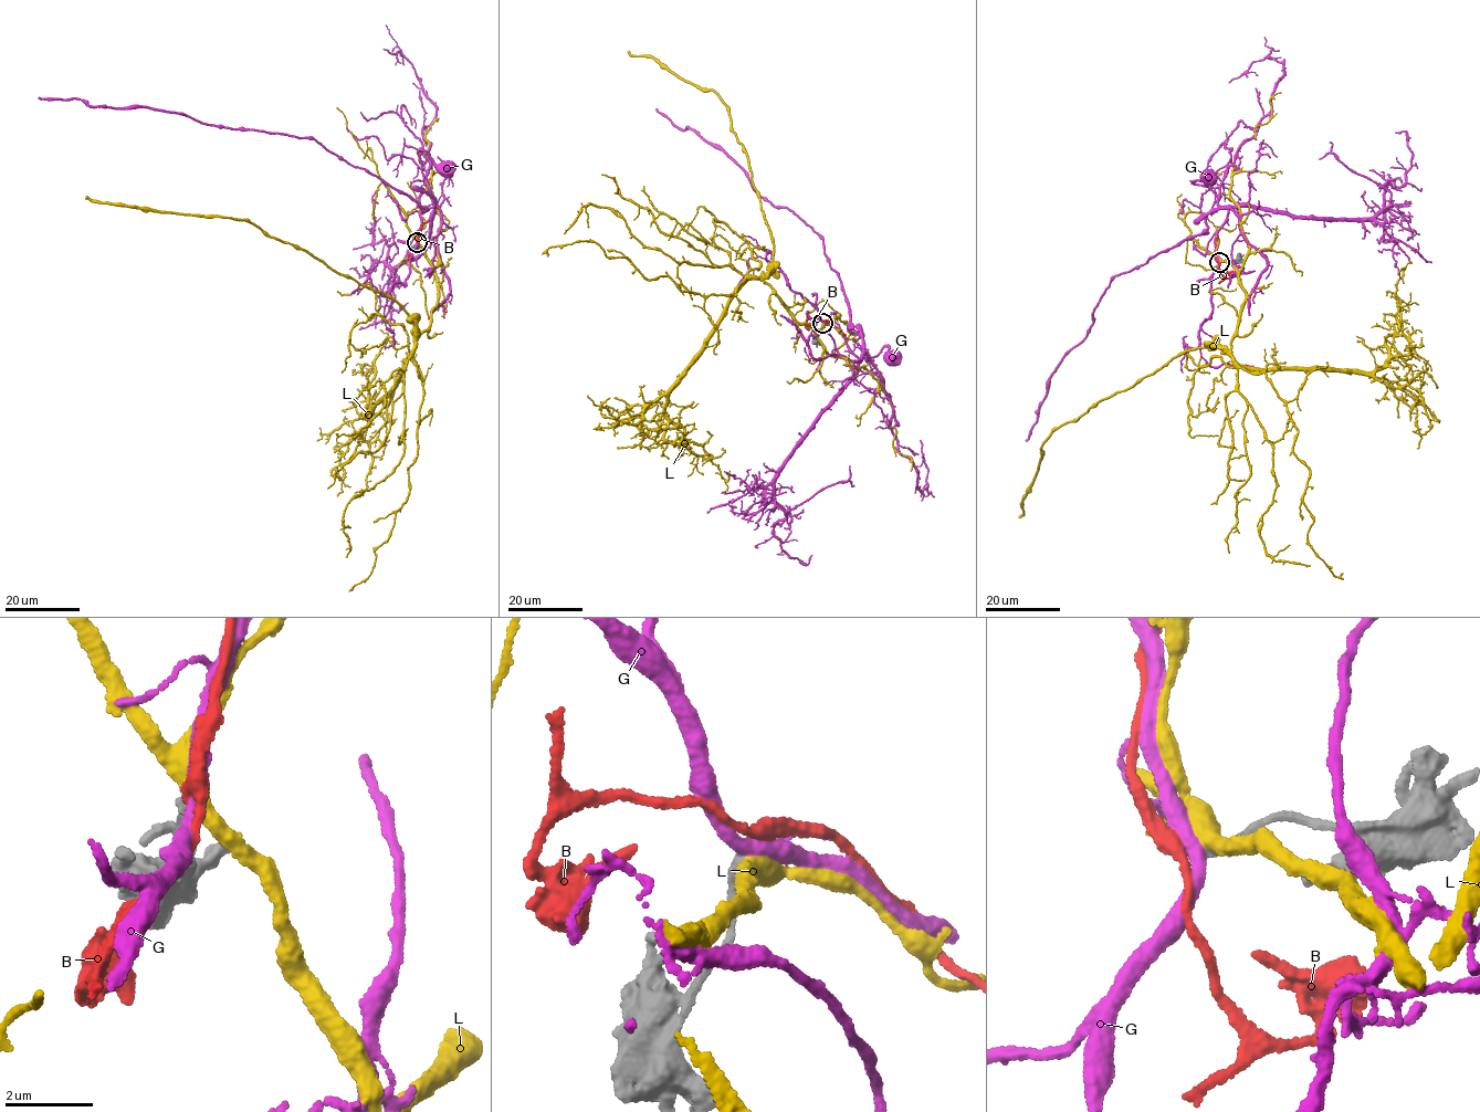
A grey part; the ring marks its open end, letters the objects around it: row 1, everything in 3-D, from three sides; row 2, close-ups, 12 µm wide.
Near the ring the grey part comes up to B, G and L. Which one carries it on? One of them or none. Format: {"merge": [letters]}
{"merge": ["B"]}

